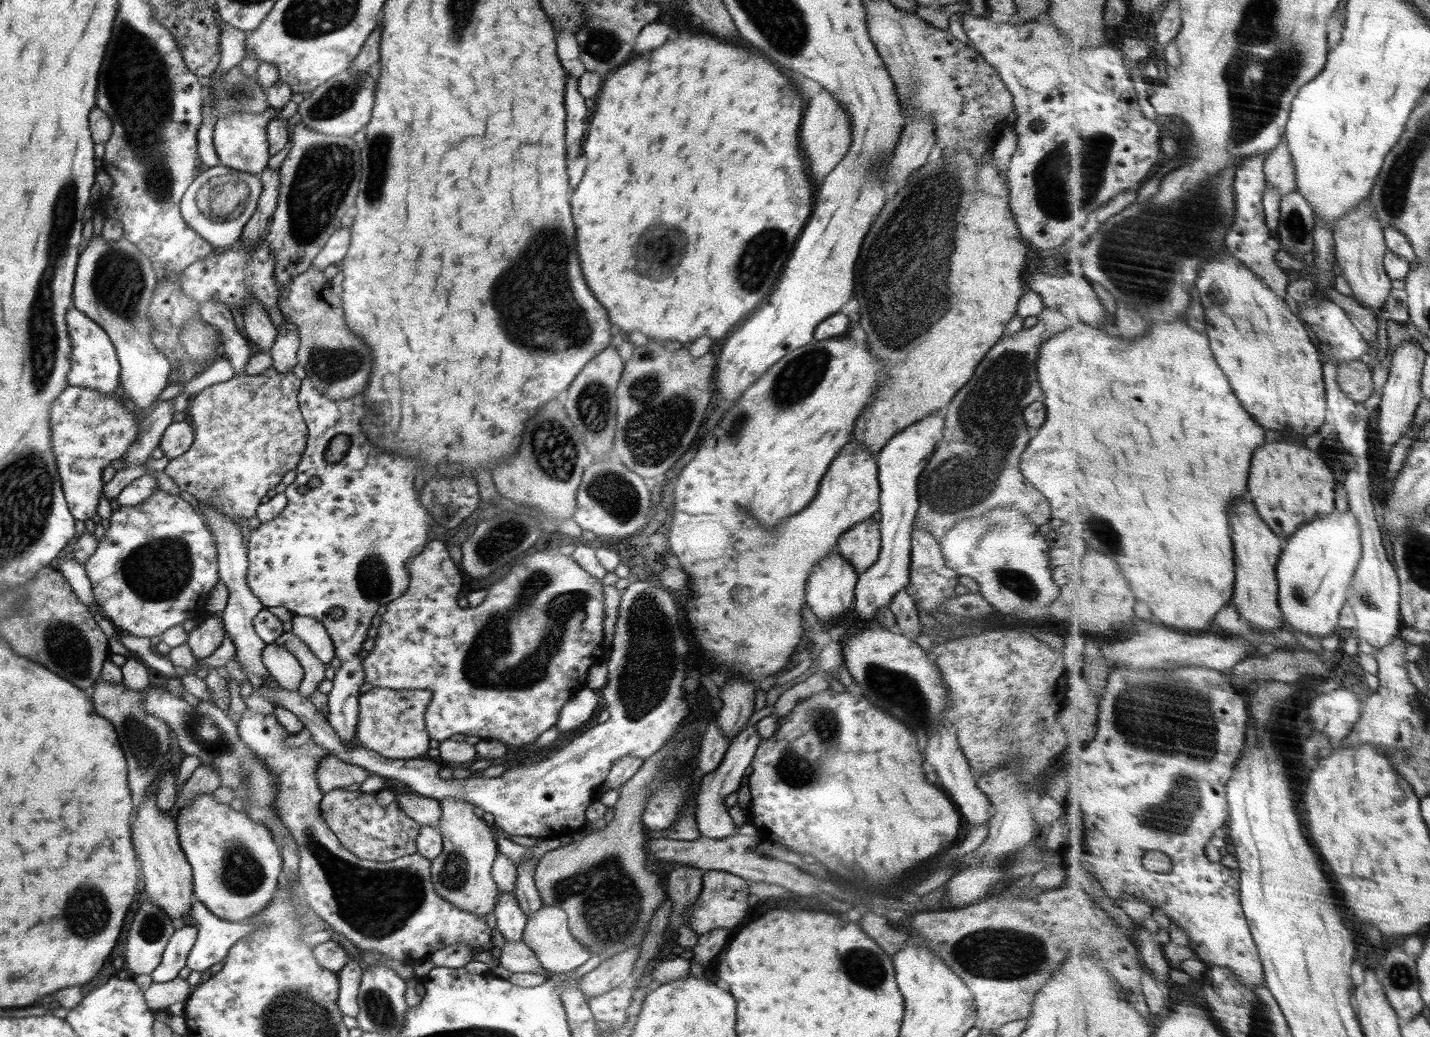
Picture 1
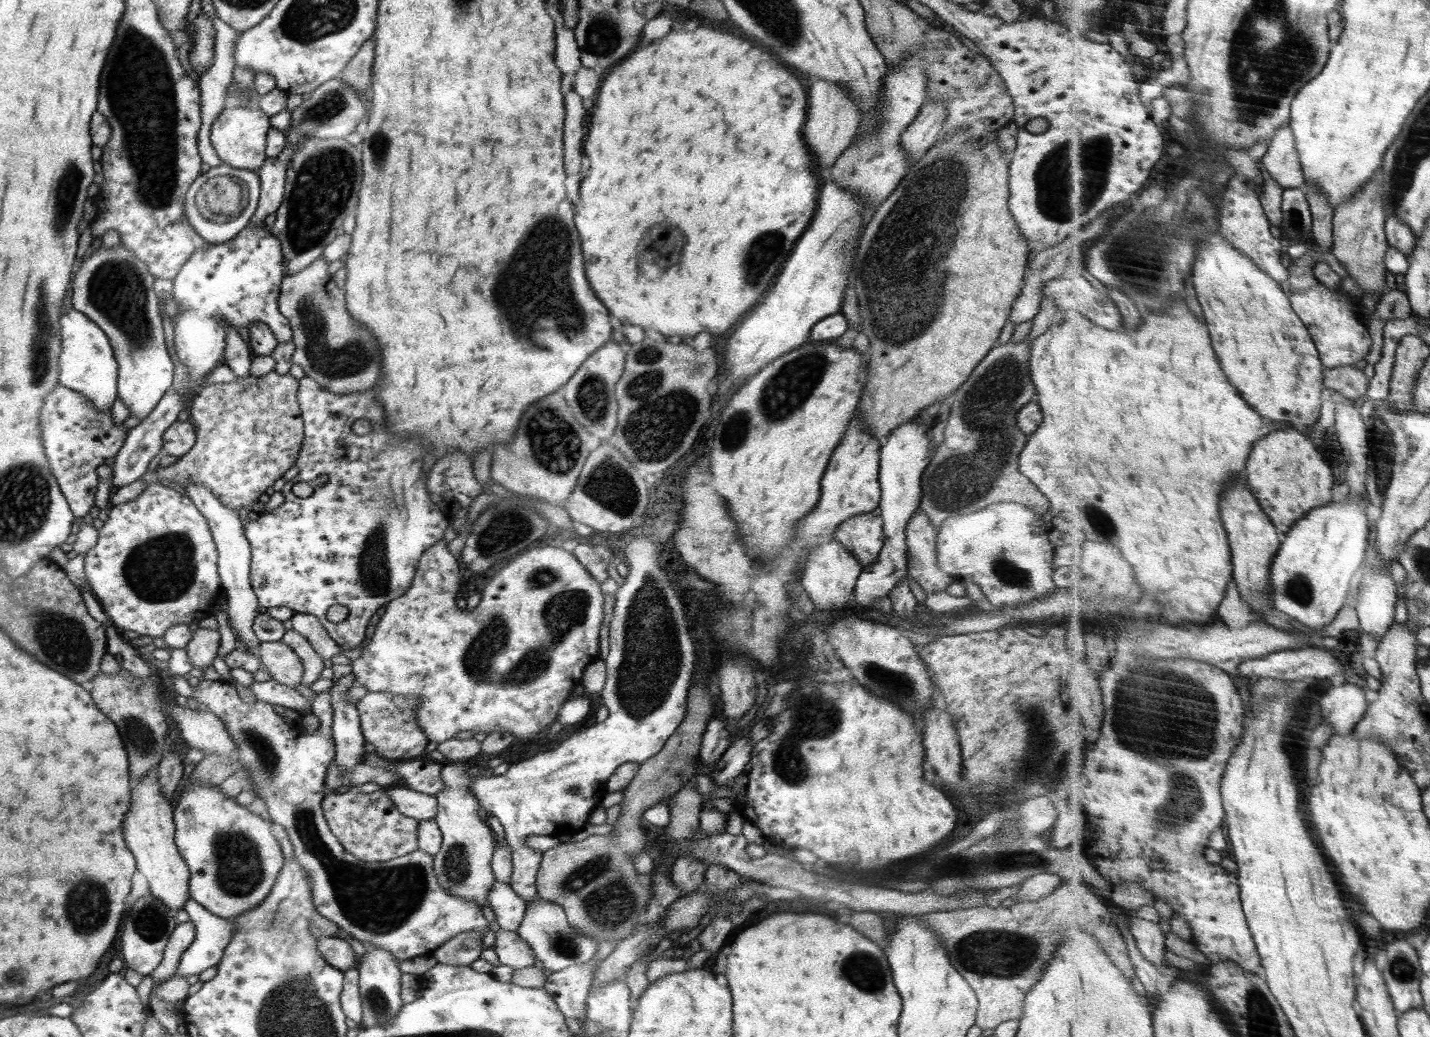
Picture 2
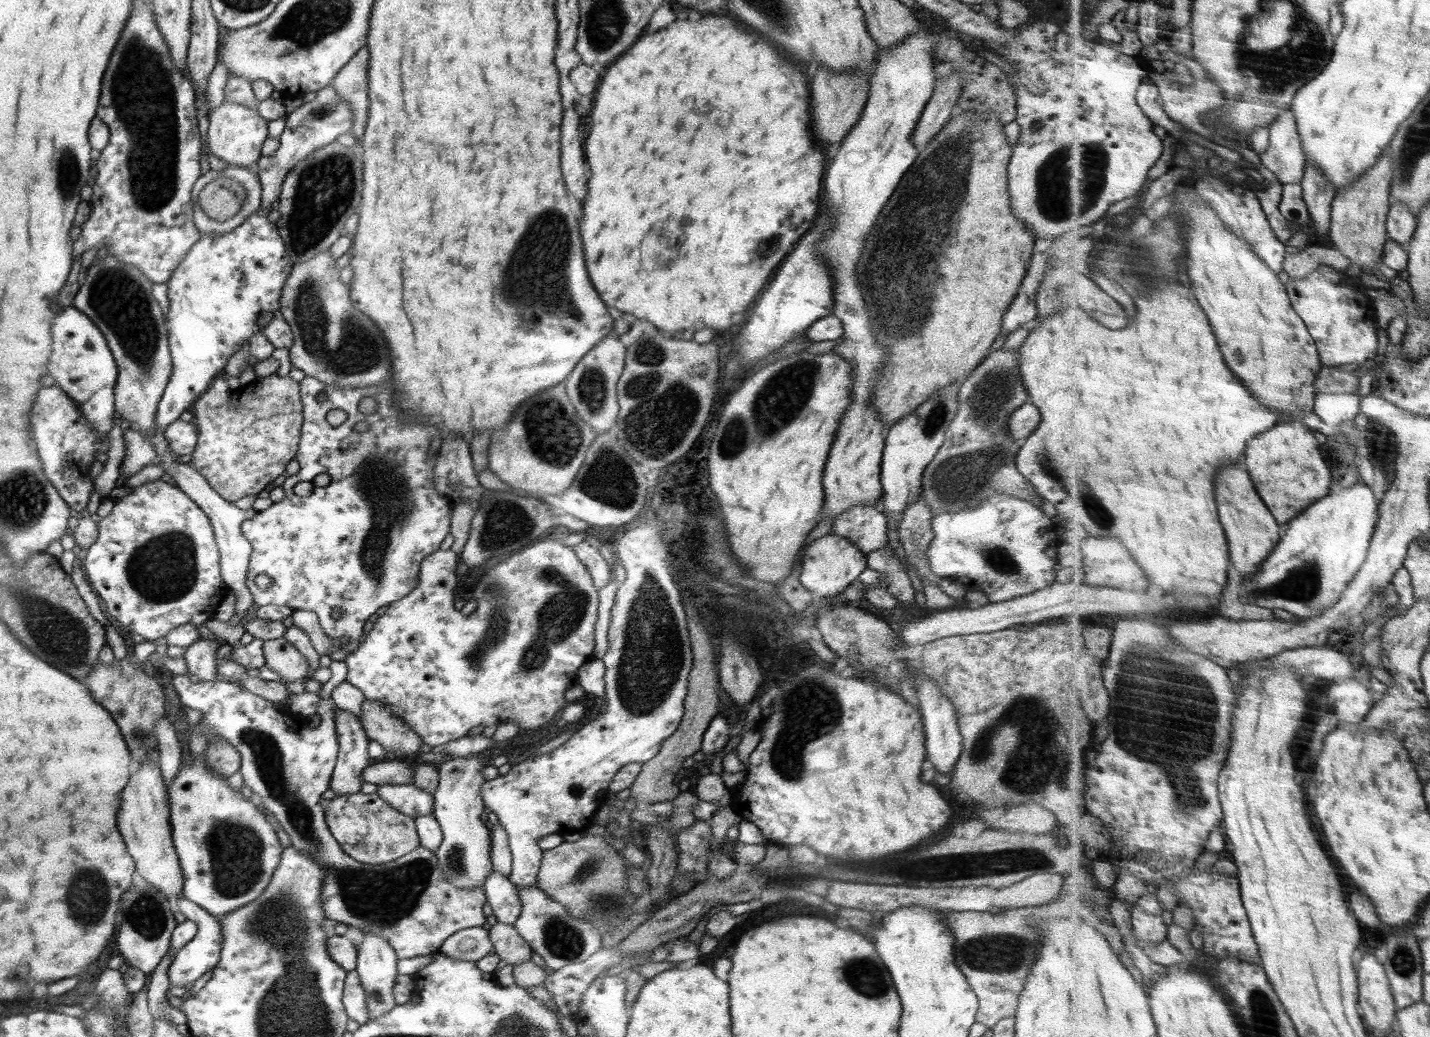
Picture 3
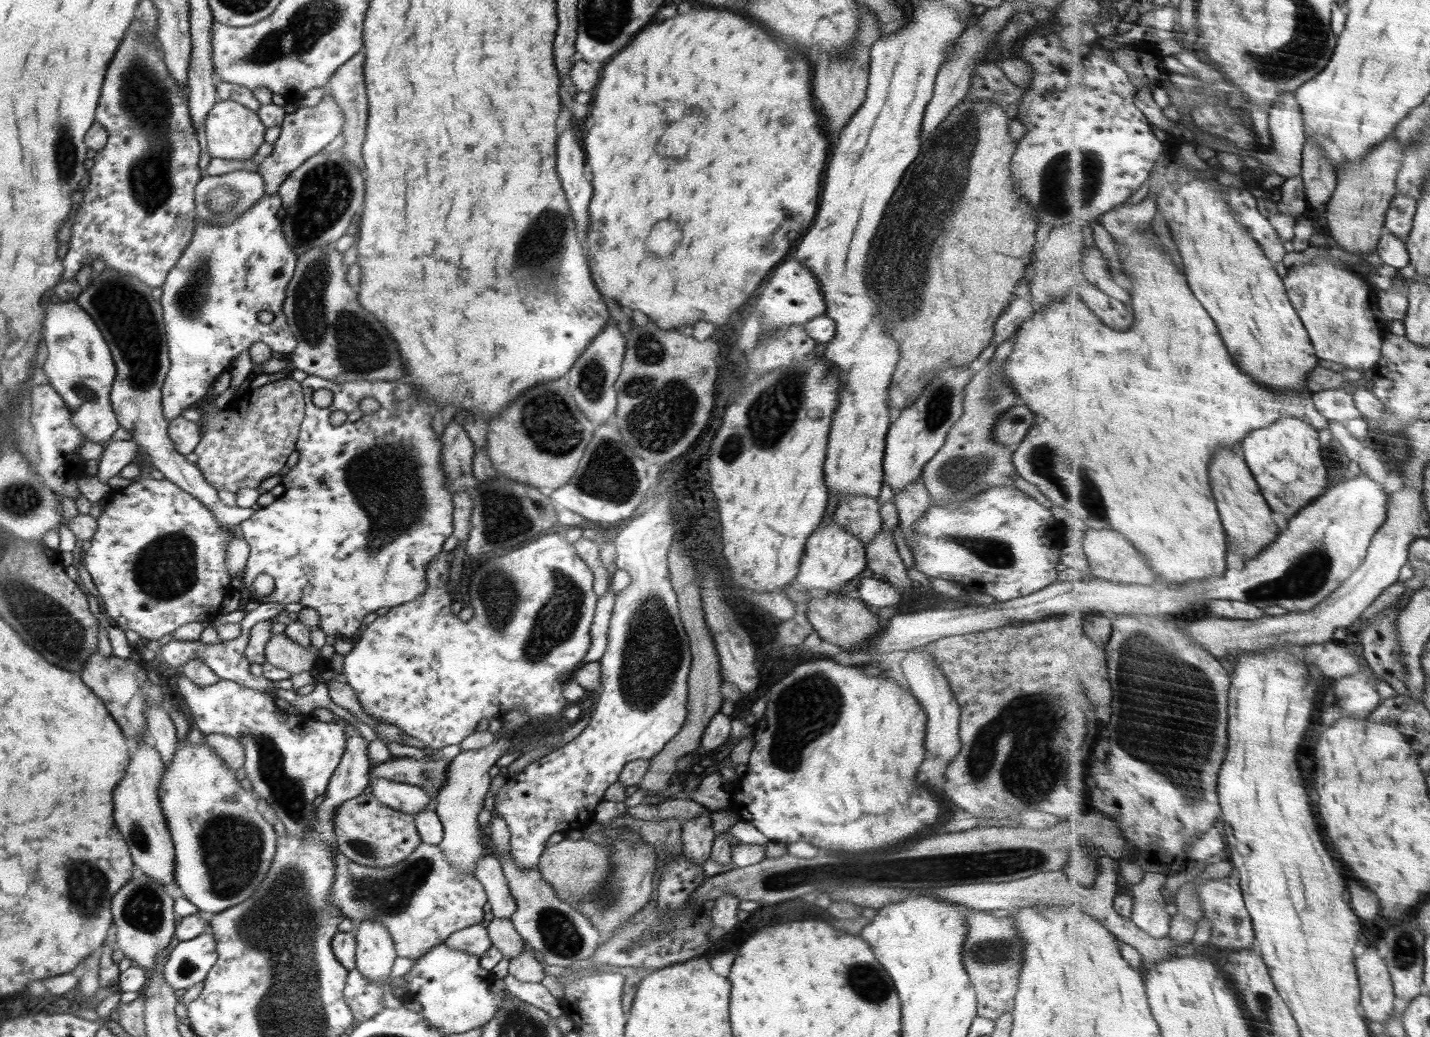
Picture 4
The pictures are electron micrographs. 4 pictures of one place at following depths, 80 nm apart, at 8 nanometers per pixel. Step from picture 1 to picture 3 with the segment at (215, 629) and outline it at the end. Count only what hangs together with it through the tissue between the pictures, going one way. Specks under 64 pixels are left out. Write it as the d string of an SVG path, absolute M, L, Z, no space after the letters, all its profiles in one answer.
M200 635L194 644L186 647L183 658L186 660L188 674L195 680L211 681L217 674L215 656L219 645L211 636L205 639Z

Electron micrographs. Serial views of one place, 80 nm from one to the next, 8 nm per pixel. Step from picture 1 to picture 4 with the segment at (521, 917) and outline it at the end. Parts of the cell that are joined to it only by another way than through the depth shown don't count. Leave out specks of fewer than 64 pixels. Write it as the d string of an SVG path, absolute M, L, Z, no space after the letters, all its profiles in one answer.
M487 853L476 861L475 878L483 885L487 902L495 918L510 919L516 911L516 902L510 894L508 882L502 872L499 859Z

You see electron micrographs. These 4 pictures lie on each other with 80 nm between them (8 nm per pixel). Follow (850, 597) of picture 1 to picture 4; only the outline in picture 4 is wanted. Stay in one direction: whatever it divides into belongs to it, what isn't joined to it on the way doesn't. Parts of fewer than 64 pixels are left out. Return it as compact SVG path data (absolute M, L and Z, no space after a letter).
M833 518L814 531L806 541L801 558L799 573L795 580L810 592L828 592L836 586L850 582L861 572L867 573L865 544L862 544L852 533L846 532Z

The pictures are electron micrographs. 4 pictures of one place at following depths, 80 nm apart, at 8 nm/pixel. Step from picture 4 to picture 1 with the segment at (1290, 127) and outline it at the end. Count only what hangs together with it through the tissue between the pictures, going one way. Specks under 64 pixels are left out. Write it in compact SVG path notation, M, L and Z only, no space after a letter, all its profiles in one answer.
M1287 134L1283 136L1283 142L1280 143L1280 146L1268 155L1265 173L1270 185L1277 188L1282 196L1296 192L1300 186Z

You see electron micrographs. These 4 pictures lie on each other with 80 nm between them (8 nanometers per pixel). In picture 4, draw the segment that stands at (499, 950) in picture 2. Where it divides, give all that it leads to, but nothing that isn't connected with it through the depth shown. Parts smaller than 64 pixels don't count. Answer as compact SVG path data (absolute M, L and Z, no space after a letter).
M494 918L486 928L491 943L502 952L503 958L510 959L528 947L514 930L510 919Z

